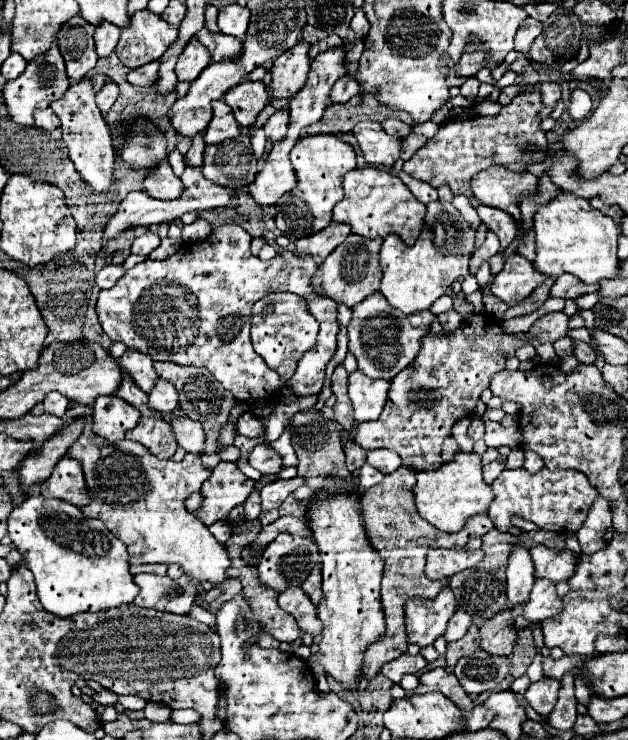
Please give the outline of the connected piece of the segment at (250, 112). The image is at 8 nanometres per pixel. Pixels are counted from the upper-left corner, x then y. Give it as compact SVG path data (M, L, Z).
M247 80L231 88L225 96L225 102L233 108L235 118L241 126L253 126L257 114L263 110L263 106L269 102L269 94L261 80Z

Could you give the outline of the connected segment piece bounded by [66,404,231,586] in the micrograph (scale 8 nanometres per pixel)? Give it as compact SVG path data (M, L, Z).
M70 405L66 412L67 421L79 416L87 422L83 434L67 450L67 456L79 460L85 472L91 502L81 508L83 516L99 518L119 540L123 540L131 564L177 564L197 584L223 584L227 580L225 572L231 566L227 548L219 544L209 528L185 508L189 494L199 492L203 482L211 476L211 472L203 468L201 458L187 452L181 462L175 462L173 458L159 460L139 442L119 440L119 444L111 444L94 433L89 406Z

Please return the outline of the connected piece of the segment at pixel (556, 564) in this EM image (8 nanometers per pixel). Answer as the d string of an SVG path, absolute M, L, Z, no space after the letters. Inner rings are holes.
M539 544L533 546L529 552L535 564L535 578L561 582L561 580L569 580L569 576L575 572L577 556L573 556L569 550L555 550Z

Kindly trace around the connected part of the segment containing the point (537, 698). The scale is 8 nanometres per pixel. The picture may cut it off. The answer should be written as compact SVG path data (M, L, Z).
M543 676L539 682L533 682L527 692L525 692L525 698L527 702L543 716L547 718L547 714L553 710L555 706L555 700L557 700L557 694L559 694L559 680L551 678L551 676Z

